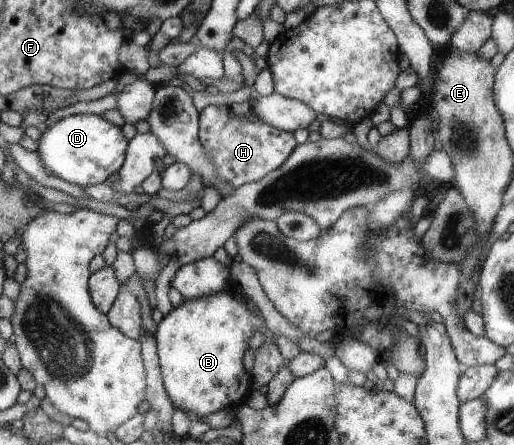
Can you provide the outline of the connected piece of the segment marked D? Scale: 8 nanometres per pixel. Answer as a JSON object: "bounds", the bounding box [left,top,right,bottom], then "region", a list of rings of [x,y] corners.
{"bounds":[37,114,129,189],"region":[[[91,114],[72,115],[60,119],[58,123],[42,129],[41,137],[37,142],[37,153],[46,170],[49,170],[55,177],[70,183],[74,188],[79,186],[82,189],[104,184],[111,175],[118,173],[124,167],[125,153],[128,151],[129,144],[120,131],[120,127],[108,123],[104,117]]]}

